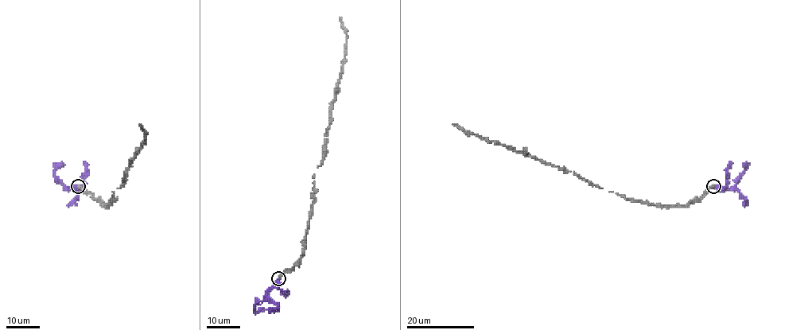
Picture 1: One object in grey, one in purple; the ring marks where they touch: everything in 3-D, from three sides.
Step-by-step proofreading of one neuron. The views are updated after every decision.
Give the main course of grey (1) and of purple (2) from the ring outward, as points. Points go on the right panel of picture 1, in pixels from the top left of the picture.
1: (713, 186), (686, 205), (651, 205), (627, 199), (573, 172), (488, 141), (452, 123)
2: (713, 186), (731, 188), (746, 169), (743, 164)

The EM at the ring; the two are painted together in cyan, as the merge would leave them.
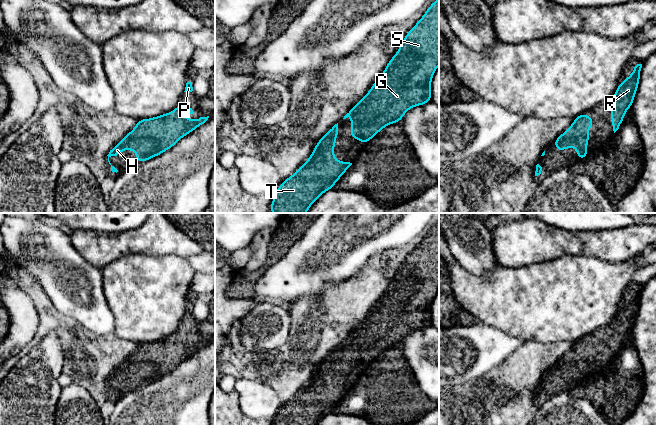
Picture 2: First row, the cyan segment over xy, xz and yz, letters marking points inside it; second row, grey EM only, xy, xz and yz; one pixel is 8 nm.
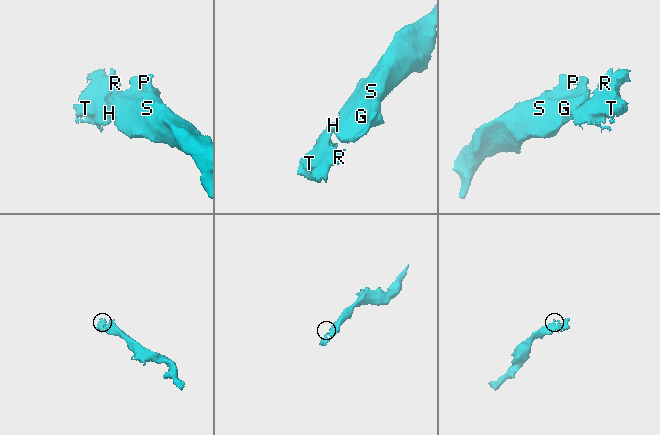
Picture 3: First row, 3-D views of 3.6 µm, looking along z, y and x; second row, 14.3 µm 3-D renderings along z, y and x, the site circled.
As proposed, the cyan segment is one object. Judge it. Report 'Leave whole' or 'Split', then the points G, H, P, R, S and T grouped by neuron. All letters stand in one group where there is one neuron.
Leave whole. Groups: G H P R S T

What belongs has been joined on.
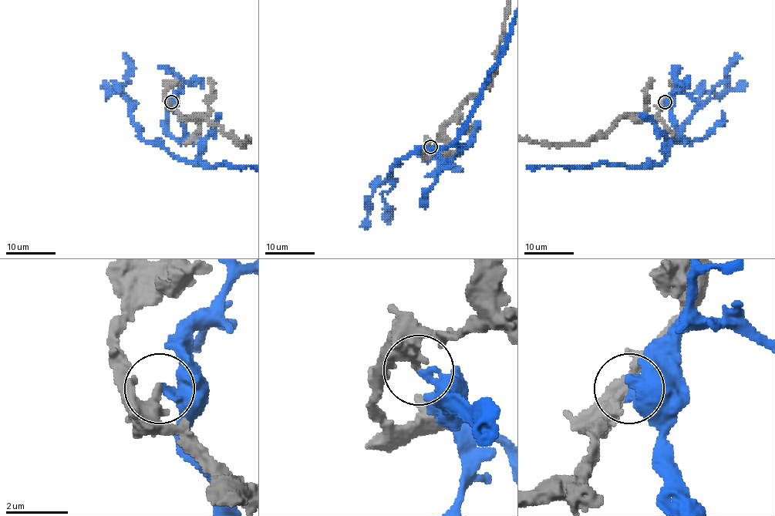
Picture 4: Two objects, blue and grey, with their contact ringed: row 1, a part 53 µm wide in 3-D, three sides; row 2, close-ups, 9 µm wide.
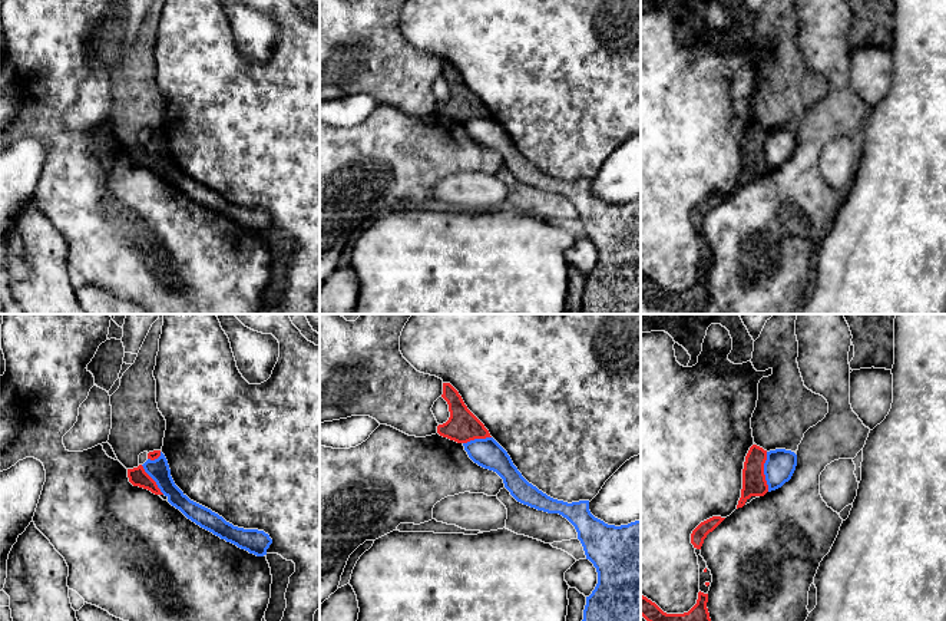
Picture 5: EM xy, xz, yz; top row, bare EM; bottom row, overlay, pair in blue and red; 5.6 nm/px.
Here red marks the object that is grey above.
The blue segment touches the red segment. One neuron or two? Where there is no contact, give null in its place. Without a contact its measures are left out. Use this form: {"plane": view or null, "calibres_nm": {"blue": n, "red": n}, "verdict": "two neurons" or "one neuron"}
{"plane": "yz", "calibres_nm": {"blue": 170, "red": 140}, "verdict": "two neurons"}

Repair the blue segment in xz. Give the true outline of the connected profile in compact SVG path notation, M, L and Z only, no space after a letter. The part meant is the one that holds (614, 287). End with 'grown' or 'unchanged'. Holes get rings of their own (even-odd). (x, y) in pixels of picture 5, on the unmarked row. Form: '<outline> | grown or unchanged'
M493 116L474 118L463 125L474 142L503 158L505 166L517 181L548 192L559 192L575 205L586 238L598 251L598 262L586 275L580 314L641 314L641 198L621 205L608 204L591 192L589 179L568 182L548 175L522 155Z | unchanged

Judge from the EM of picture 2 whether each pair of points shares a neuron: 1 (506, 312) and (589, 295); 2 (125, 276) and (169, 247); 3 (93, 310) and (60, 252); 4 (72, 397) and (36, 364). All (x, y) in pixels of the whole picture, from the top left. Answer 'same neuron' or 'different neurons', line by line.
1: same neuron
2: different neurons
3: same neuron
4: different neurons

